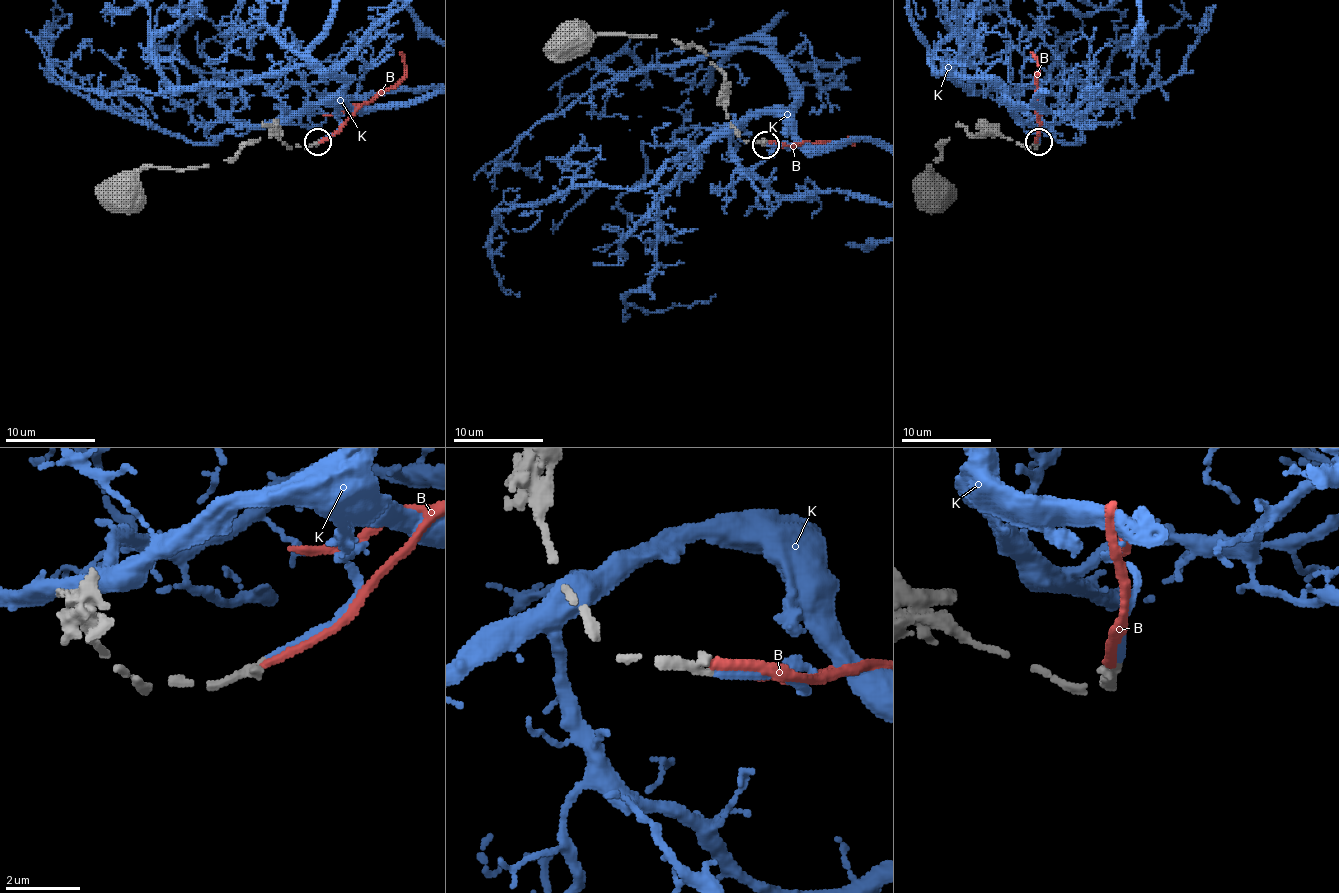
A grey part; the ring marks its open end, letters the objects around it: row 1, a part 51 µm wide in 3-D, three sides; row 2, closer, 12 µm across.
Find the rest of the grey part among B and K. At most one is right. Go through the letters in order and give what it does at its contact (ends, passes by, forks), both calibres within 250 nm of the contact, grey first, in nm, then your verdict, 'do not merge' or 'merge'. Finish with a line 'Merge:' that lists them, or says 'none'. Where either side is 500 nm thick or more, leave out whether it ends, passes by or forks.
B: it ends | 240/200 nm | do not merge
K: it ends | 240/240 nm | merge
Merge: K

